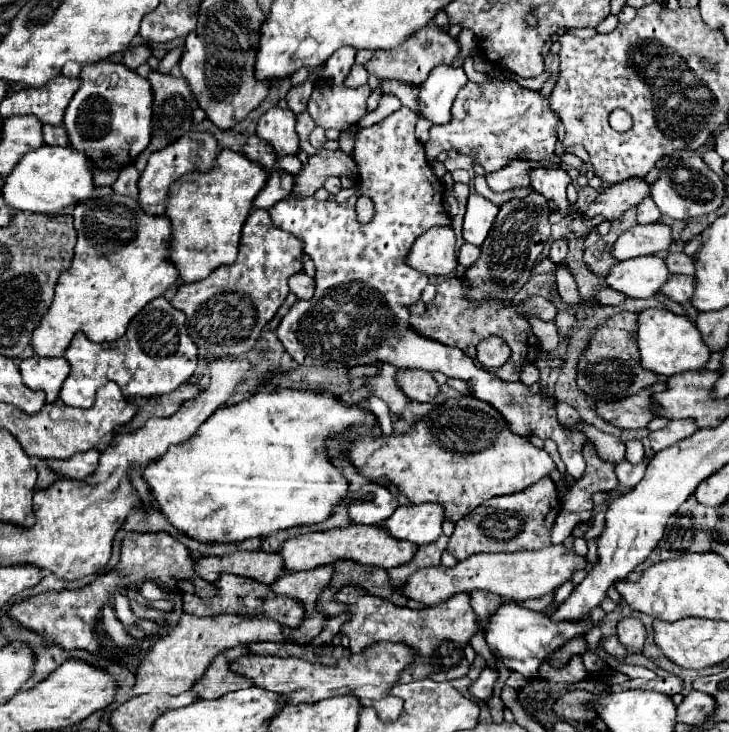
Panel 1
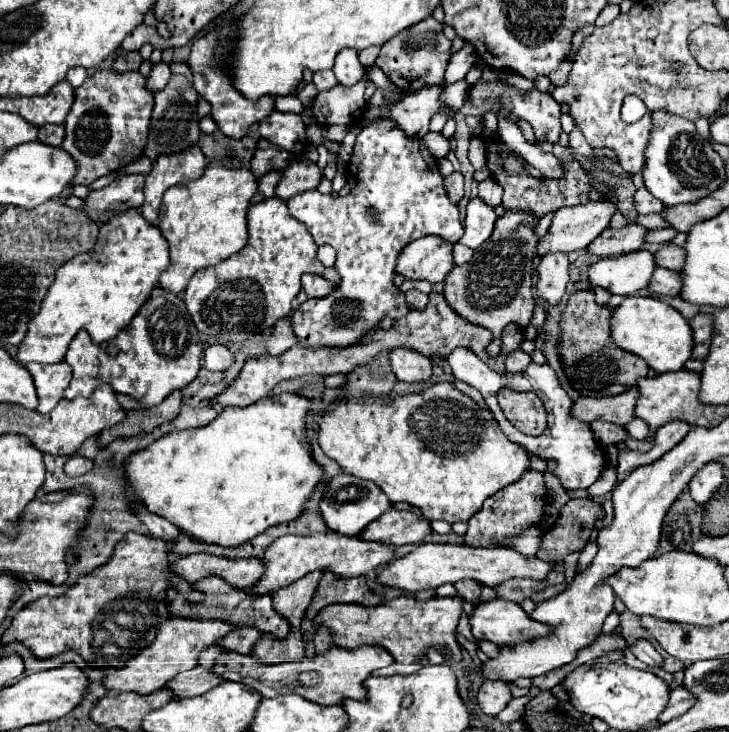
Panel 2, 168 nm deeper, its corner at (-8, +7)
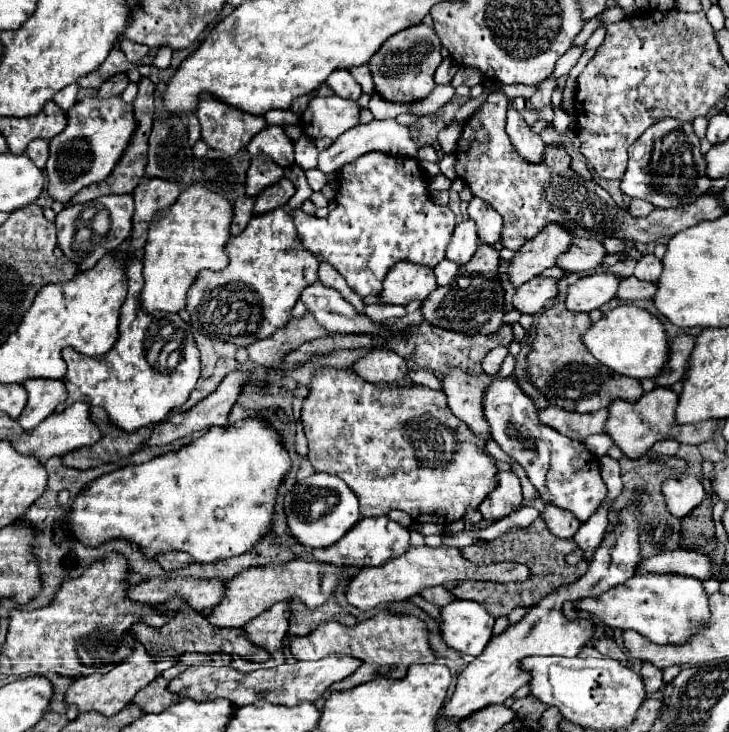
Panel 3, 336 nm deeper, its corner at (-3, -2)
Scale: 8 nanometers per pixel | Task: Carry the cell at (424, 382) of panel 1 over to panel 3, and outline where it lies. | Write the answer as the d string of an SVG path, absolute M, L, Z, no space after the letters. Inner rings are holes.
M372 349L354 365L354 371L368 383L394 383L408 375L406 359L390 349Z

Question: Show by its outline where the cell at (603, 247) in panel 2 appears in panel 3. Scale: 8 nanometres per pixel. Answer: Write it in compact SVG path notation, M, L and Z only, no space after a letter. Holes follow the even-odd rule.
M576 239L572 243L572 247L558 257L556 265L568 273L570 271L588 271L588 269L600 267L606 255L608 253L606 253L604 245L598 243L596 239Z

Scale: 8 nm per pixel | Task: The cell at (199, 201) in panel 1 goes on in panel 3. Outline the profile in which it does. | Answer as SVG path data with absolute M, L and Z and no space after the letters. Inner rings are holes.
M192 183L180 193L176 203L158 217L158 223L150 223L144 247L144 311L178 313L186 307L188 287L200 269L218 271L228 265L226 243L230 239L232 217L234 205L230 199L214 195L214 191L202 183Z

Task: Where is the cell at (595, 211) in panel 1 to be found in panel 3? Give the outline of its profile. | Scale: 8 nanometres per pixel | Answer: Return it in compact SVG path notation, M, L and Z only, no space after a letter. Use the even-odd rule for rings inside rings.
M550 223L534 239L526 241L510 261L510 281L520 287L544 269L554 267L558 257L574 243L574 235L560 223Z

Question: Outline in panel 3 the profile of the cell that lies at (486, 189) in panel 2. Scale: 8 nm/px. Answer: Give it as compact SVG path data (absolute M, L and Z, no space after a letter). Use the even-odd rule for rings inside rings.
M474 197L468 205L468 215L470 219L476 223L478 227L478 237L484 243L494 245L500 239L500 231L502 231L502 217L500 213L490 207L486 201Z

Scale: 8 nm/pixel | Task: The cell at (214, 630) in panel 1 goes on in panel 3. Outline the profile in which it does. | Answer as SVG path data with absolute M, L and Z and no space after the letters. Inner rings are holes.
M136 643L134 647L134 653L120 665L114 665L110 673L106 675L100 675L100 673L94 673L94 675L88 675L88 677L78 677L68 693L66 693L66 701L72 703L72 705L78 705L80 713L84 711L98 711L102 715L116 715L120 709L124 709L132 699L134 695L144 689L148 683L152 683L160 673L164 673L166 669L174 667L178 663L178 657L162 657L162 659L154 659L146 647L142 643Z

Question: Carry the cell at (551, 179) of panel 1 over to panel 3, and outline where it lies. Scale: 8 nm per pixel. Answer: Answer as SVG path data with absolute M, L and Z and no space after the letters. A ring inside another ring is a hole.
M508 109L508 121L506 121L506 133L510 135L510 141L514 143L514 149L518 151L518 155L532 163L538 165L544 159L544 141L540 139L540 135L532 133L530 127L524 123L522 115L514 109Z

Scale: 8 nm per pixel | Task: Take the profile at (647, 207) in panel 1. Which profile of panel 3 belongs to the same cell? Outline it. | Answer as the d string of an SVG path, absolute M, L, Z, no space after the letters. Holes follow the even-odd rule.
M632 199L630 205L628 205L628 211L630 211L630 215L644 217L644 215L650 215L654 211L654 205L652 203L646 203L642 199Z

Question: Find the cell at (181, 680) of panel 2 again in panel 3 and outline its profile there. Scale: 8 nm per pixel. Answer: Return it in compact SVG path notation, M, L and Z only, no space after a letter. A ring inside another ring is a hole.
M178 663L178 667L172 667L170 671L164 671L156 679L156 683L150 683L142 691L138 691L138 695L132 699L132 703L136 703L138 707L142 707L146 713L160 713L160 711L168 709L172 703L178 703L180 697L176 693L170 693L168 683L174 677L178 677L180 673L184 673L186 669L188 669L188 665Z

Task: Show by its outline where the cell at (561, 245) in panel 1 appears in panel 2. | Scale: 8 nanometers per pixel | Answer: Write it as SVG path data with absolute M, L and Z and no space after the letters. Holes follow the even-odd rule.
M547 254L541 258L537 266L539 282L537 296L549 304L557 304L565 294L565 286L569 282L569 260L565 254Z

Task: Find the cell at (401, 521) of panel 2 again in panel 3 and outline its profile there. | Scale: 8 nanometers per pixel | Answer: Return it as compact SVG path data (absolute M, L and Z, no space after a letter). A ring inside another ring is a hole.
M368 517L354 527L354 531L348 531L338 543L324 547L324 549L314 549L314 559L318 561L328 561L328 563L338 563L338 565L382 565L394 557L404 555L410 547L410 531L402 527L396 521L390 521L388 517Z

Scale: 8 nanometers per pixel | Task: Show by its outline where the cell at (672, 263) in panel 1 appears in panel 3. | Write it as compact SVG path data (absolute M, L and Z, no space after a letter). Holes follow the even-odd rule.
M642 255L636 269L634 269L634 277L642 279L642 281L658 283L662 271L664 271L664 265L656 255Z

